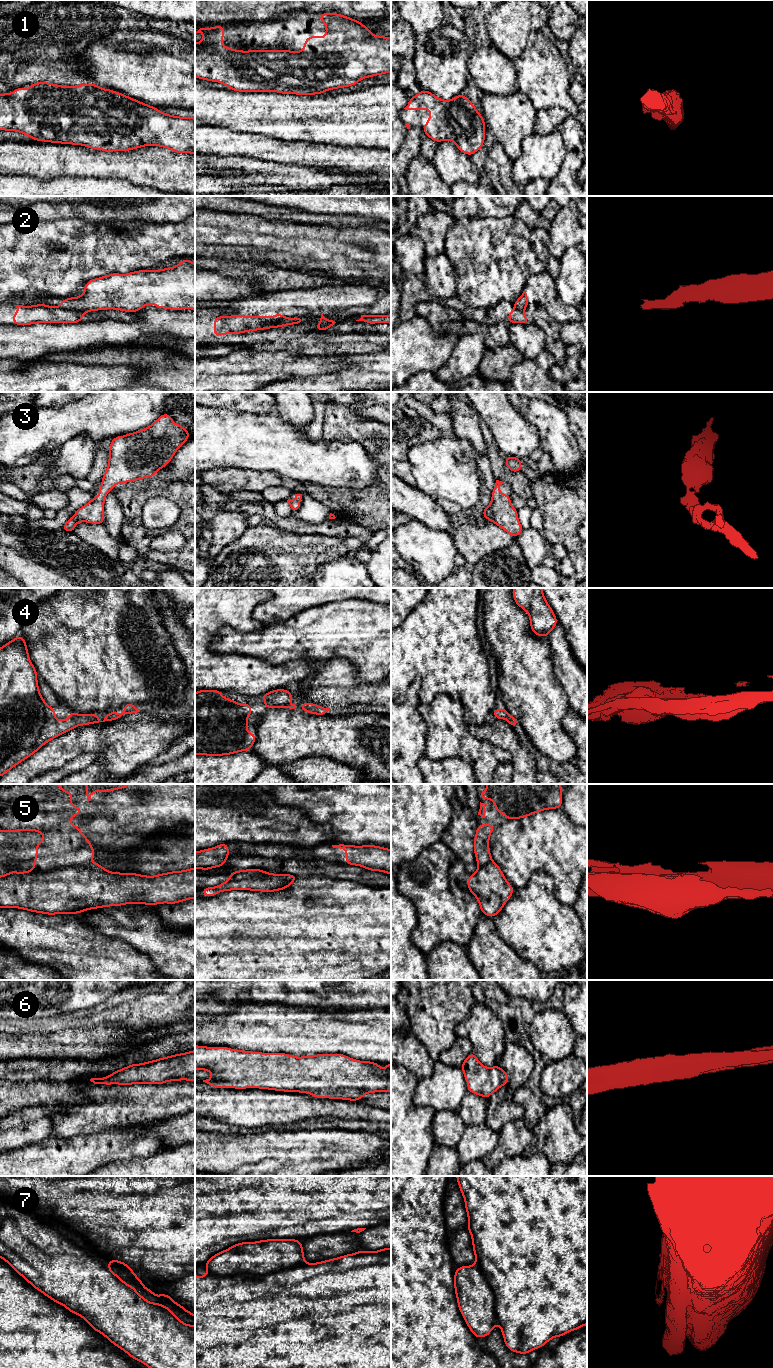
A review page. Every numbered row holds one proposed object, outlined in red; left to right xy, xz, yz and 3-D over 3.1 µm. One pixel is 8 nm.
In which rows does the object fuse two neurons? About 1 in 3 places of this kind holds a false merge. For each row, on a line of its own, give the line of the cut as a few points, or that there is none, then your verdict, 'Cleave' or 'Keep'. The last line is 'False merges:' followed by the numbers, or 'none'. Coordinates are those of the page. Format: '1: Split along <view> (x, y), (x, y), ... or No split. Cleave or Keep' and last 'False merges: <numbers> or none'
1: No split. Keep
2: Split along xy (59, 307), (83, 312). Cleave
3: No split. Keep
4: Split along xy (93, 714), (88, 723). Cleave
5: Split along xy (87, 863), (34, 869). Cleave
6: No split. Keep
7: Split along xy (0, 1196), (22, 1206), (39, 1220), (52, 1224), (110, 1271). Cleave
False merges: 2, 4, 5, 7

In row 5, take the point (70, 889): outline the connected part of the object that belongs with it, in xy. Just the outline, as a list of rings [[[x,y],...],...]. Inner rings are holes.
[[[98,863],[0,876],[0,908],[77,914],[124,904],[175,904],[195,898],[195,868],[156,876],[107,871]]]

